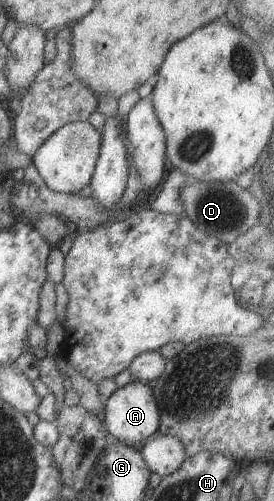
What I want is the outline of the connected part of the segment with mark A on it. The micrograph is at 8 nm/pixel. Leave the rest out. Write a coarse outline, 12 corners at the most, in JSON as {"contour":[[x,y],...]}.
{"contour":[[133,380],[105,399],[104,429],[139,447],[157,433],[152,390]]}

